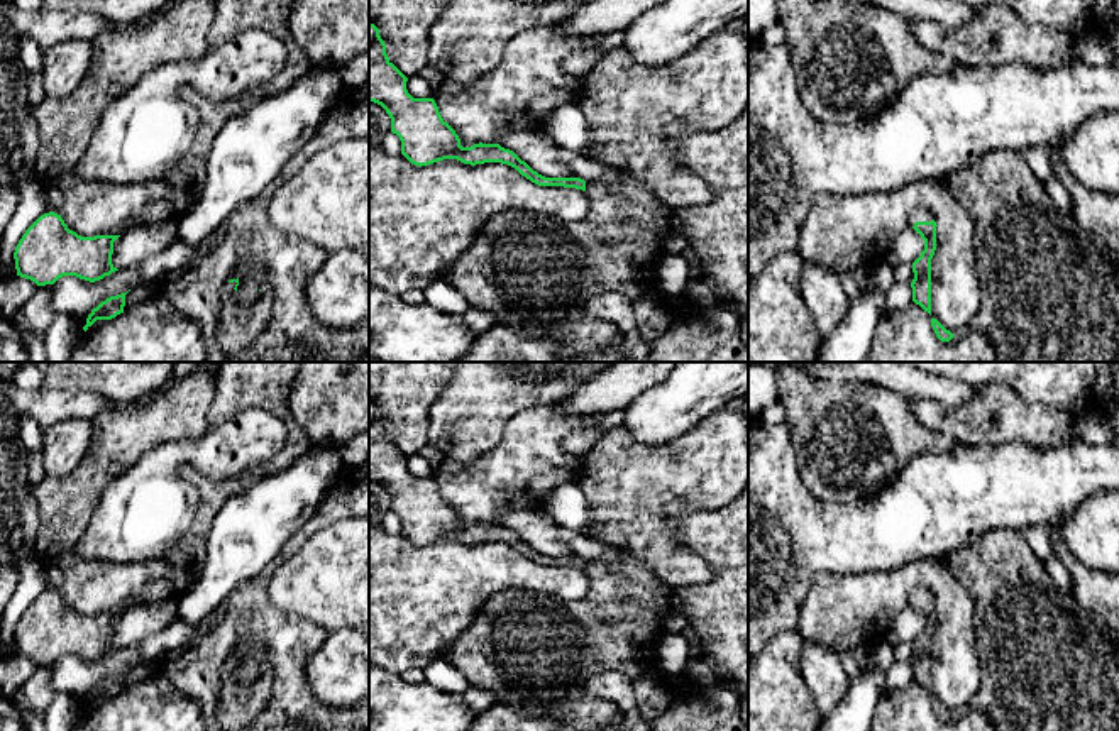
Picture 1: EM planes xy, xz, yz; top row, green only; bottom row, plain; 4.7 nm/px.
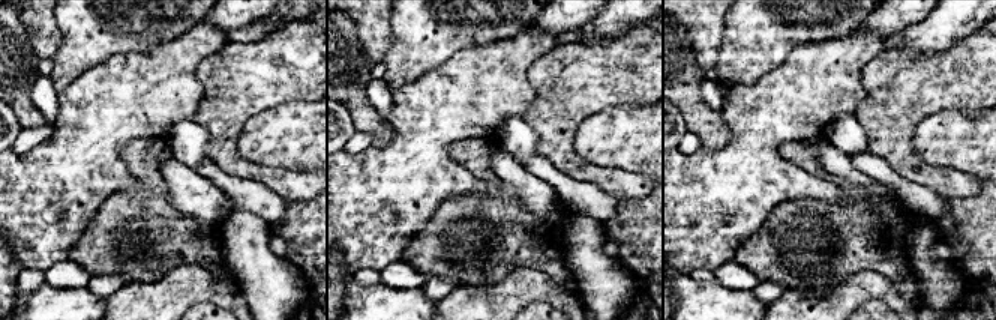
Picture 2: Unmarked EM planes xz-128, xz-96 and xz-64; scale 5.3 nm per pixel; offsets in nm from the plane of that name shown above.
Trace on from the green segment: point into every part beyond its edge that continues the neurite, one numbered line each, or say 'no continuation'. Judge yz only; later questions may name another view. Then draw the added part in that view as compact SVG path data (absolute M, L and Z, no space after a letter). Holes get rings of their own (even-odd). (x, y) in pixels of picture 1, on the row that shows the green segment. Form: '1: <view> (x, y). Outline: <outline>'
1: yz (920, 214). Outline: M918 206L911 212L909 227L914 227L916 222L931 222L934 220L933 212L923 206Z

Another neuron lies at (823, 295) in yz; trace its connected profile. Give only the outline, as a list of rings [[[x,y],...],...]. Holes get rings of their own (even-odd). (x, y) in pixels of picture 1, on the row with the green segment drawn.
[[[804,261],[799,291],[818,335],[824,338],[848,311],[848,296],[838,272],[823,264]]]

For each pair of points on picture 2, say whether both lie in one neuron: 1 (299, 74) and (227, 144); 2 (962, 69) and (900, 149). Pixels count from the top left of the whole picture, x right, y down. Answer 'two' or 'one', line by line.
1: one
2: one

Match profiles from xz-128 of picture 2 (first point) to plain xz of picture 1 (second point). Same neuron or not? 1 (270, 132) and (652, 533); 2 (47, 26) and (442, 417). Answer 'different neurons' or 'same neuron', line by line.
1: different neurons
2: different neurons

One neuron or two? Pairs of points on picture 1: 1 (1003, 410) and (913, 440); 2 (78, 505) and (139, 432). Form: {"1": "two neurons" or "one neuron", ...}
{"1": "two neurons", "2": "one neuron"}

